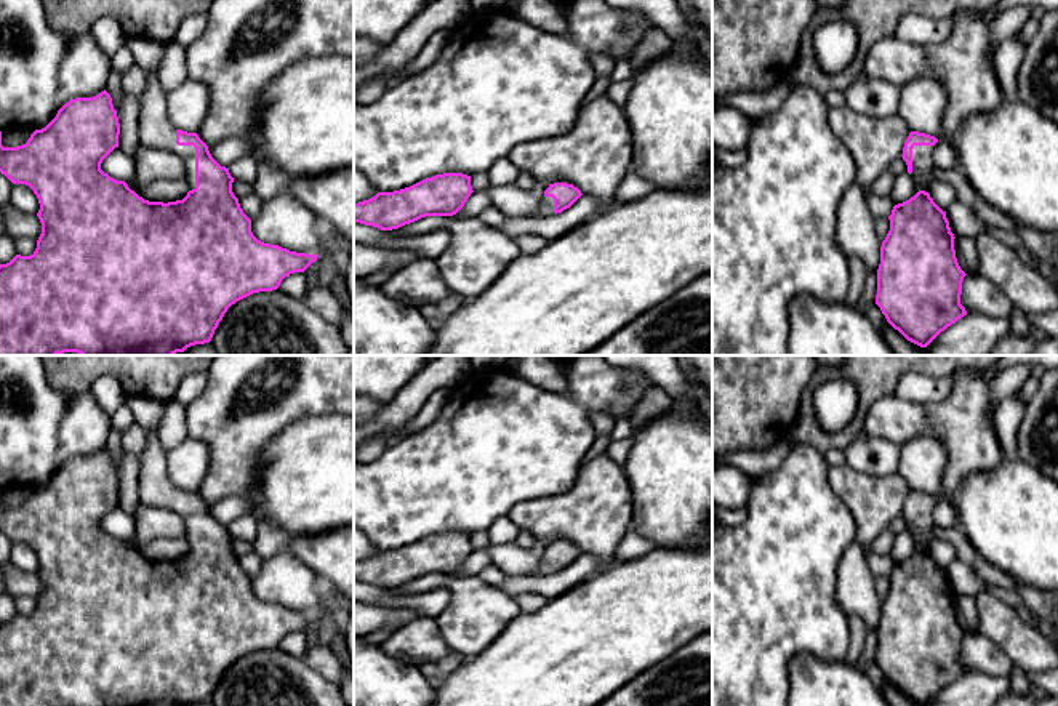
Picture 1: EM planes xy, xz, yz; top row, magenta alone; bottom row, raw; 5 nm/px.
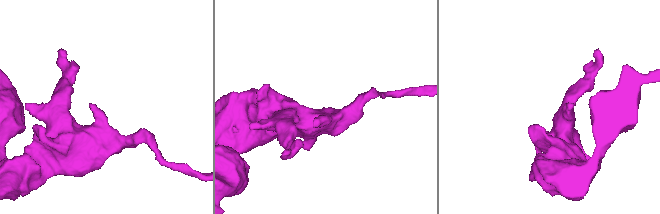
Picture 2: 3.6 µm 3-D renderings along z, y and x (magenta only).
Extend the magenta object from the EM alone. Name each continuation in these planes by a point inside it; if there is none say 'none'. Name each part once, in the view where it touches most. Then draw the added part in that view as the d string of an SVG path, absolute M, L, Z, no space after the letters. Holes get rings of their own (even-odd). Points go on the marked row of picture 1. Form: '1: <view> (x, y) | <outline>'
1: xy (156, 130) | M147 75L147 86L141 96L139 138L146 146L166 149L179 155L186 165L189 191L195 189L195 147L176 144L176 128L166 114L166 91L160 86L157 75Z

